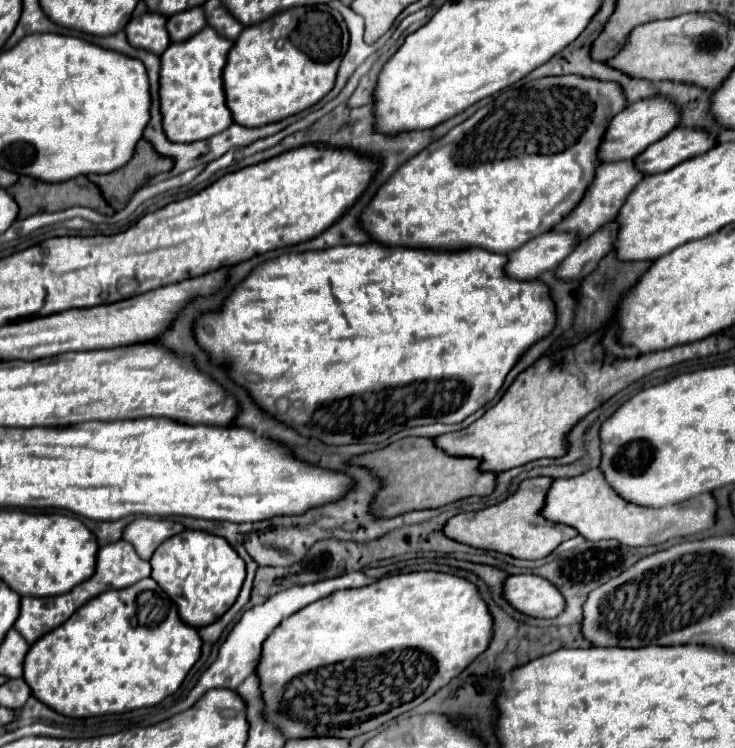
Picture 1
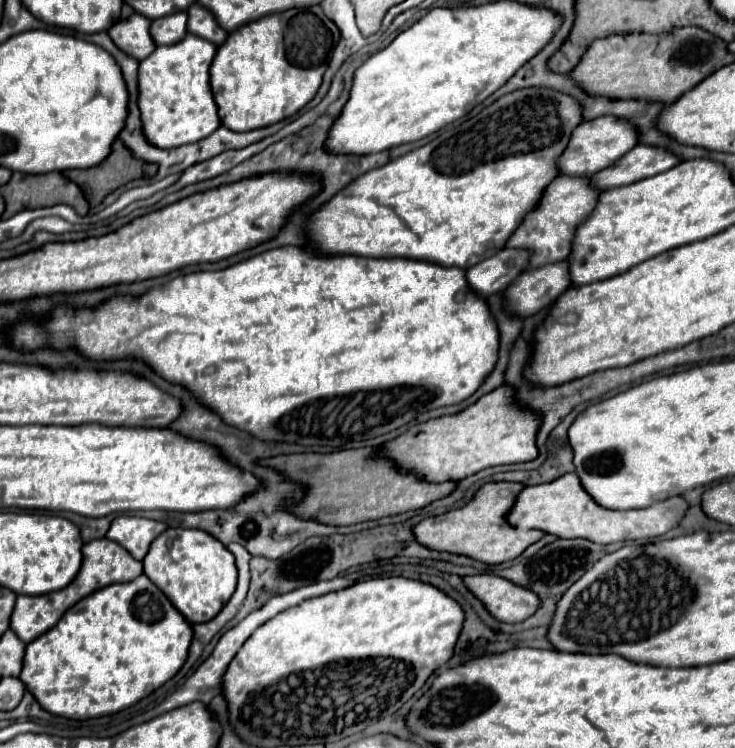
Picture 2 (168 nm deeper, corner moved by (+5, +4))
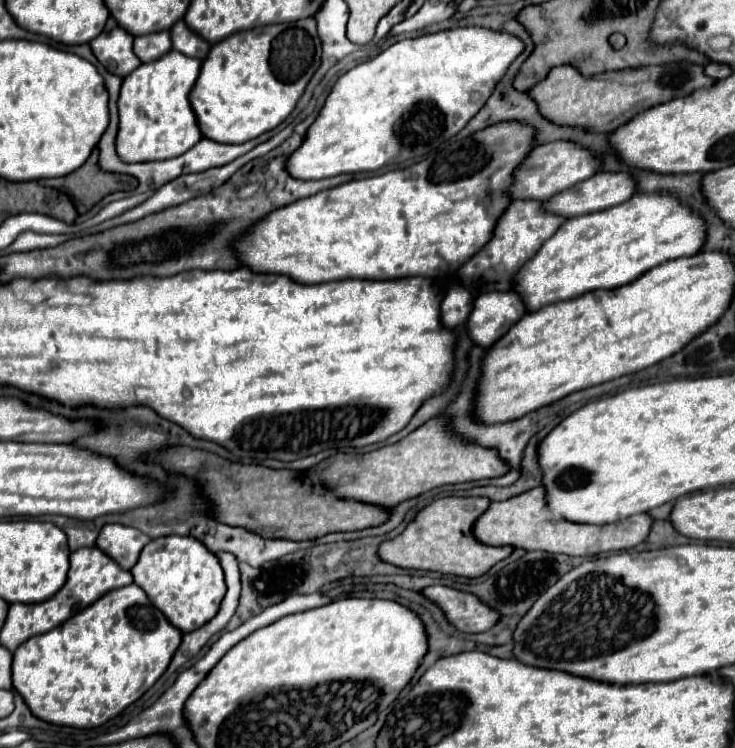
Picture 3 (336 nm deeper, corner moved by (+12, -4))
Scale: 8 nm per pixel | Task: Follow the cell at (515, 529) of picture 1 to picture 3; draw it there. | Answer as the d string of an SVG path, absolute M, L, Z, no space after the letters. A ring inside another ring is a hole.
M440 498L422 508L416 518L406 526L402 534L392 540L386 540L378 546L378 558L398 568L412 570L432 570L442 574L454 574L464 578L478 578L488 572L496 562L510 556L514 548L508 546L484 546L474 534L472 526L480 514L488 508L490 500L486 498Z

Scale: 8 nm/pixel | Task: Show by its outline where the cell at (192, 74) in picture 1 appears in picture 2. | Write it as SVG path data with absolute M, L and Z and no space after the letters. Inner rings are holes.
M187 34L171 46L157 46L151 56L139 64L139 108L147 138L159 148L175 148L187 142L197 142L221 126L217 104L209 86L209 66L217 46Z

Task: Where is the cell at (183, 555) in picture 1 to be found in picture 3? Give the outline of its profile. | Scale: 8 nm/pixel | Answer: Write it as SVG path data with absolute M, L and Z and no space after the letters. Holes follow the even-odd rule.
M164 536L150 540L130 572L134 584L138 584L148 594L150 602L182 632L192 632L204 626L204 622L210 622L226 594L224 574L216 554L192 536Z

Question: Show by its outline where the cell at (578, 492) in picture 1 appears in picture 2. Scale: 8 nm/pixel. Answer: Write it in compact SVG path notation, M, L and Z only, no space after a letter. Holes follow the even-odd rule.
M571 472L549 484L527 486L519 494L509 514L509 522L515 528L539 528L559 538L587 538L591 542L611 544L619 540L639 540L639 538L661 536L673 530L677 524L681 524L687 510L689 510L689 504L683 496L667 498L663 502L657 502L655 506L649 506L647 510L609 510L599 506L591 498L591 494L583 488L579 476Z

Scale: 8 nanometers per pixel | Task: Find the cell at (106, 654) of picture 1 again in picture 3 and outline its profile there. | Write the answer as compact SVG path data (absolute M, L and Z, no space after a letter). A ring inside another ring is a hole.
M128 584L108 592L56 630L34 636L18 646L12 662L12 686L36 718L58 726L94 728L118 716L126 706L136 702L154 686L168 668L176 646L180 646L180 638L182 632L176 630L176 626L172 626L156 606L152 606L146 592L136 584Z

